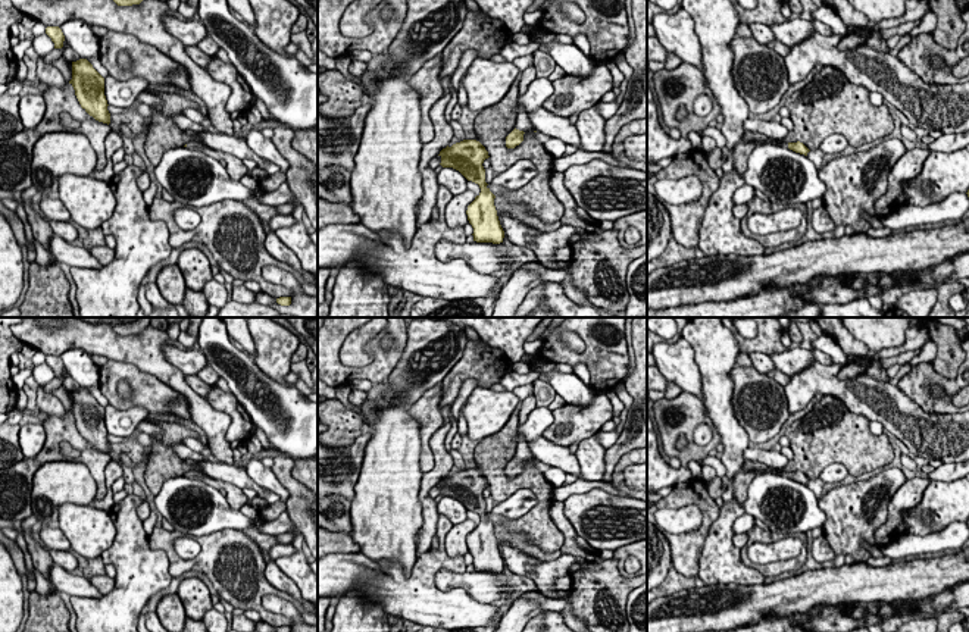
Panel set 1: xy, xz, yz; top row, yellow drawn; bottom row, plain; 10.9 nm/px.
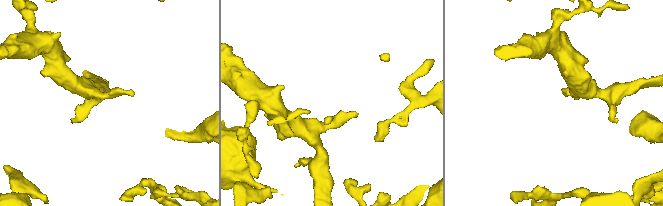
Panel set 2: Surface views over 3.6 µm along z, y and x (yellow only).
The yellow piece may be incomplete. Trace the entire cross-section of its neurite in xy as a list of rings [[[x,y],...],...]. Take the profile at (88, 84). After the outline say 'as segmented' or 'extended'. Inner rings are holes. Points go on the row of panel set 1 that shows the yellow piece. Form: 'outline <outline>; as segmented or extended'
outline [[[87,59],[72,62],[72,79],[69,84],[74,87],[81,107],[96,121],[109,125],[110,113],[104,96],[104,78]]]; as segmented

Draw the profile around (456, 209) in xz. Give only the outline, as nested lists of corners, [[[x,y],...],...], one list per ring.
[[[466,190],[462,194],[456,194],[446,207],[446,222],[450,228],[468,225],[468,206],[475,200],[475,194]]]

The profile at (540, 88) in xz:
[[[535,78],[526,93],[518,97],[515,113],[522,107],[526,115],[543,107],[543,103],[553,94],[554,87],[548,78]]]

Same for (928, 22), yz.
[[[926,12],[925,16],[922,18],[920,24],[913,28],[909,35],[913,38],[922,32],[932,32],[937,26],[937,16],[934,12]]]

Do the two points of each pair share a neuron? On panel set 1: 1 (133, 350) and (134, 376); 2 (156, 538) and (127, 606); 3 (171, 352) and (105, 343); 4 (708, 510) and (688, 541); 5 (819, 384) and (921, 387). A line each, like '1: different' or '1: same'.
1: different
2: different
3: different
4: same
5: different

